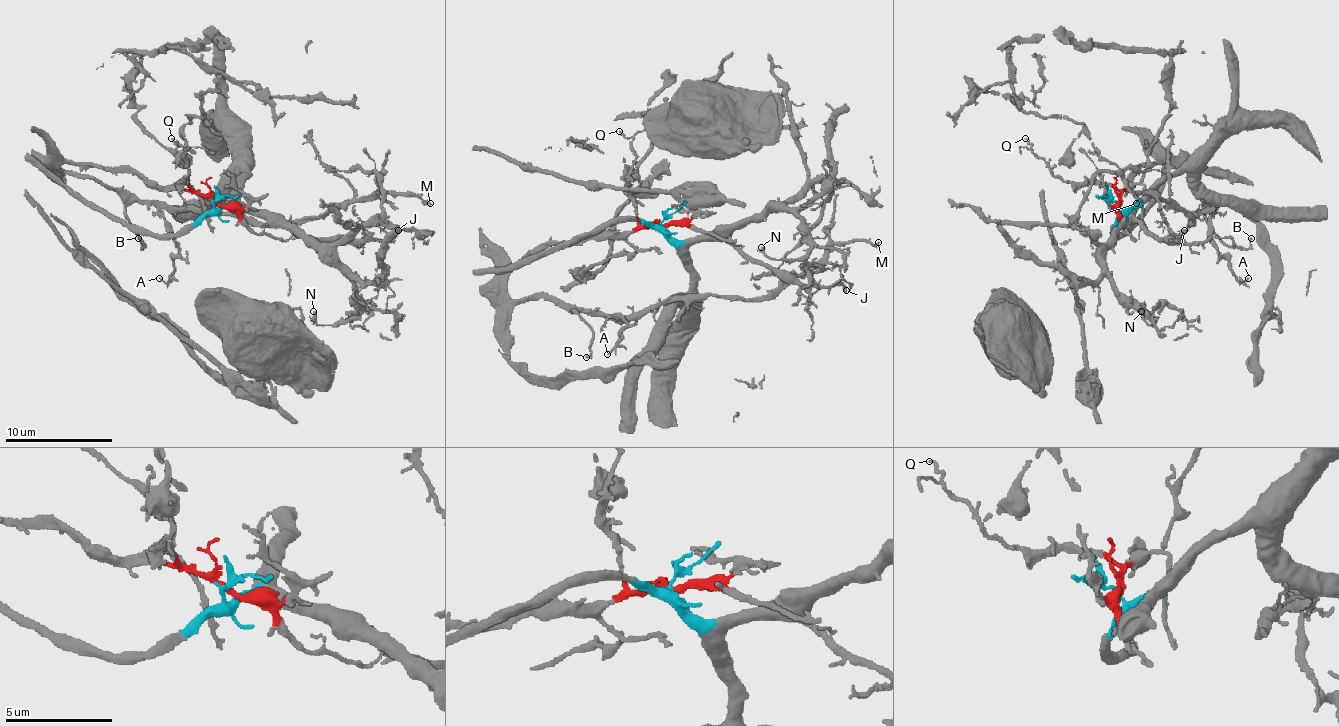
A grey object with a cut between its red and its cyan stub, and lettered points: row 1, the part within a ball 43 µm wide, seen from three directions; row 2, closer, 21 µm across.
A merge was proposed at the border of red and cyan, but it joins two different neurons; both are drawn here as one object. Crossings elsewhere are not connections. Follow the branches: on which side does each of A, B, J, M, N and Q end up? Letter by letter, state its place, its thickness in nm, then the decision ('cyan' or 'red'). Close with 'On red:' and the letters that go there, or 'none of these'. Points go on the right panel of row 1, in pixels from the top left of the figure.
A: (1248, 278) | 80 nm | red
B: (1251, 238) | 110 nm | red
J: (1184, 230) | 180 nm | cyan
M: (1136, 203) | 190 nm | red
N: (1141, 311) | 240 nm | cyan
Q: (1025, 138) | 120 nm | red
On red: A, B, M, Q

